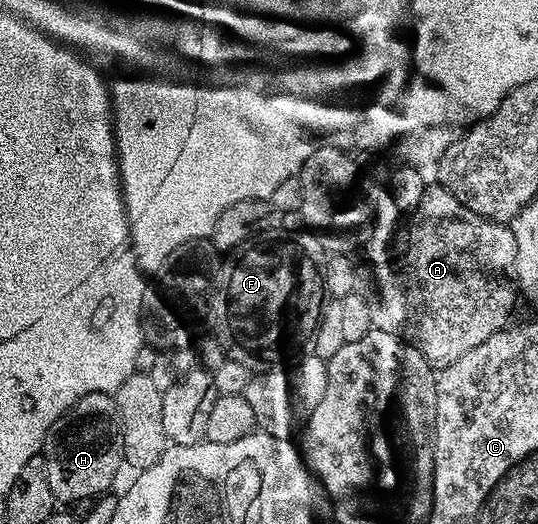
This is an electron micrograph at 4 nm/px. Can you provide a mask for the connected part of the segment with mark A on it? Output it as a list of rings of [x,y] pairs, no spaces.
[[[431,184],[424,191],[424,199],[415,207],[410,221],[410,242],[402,258],[389,263],[378,263],[360,277],[360,292],[368,303],[368,315],[372,315],[374,328],[388,331],[401,341],[420,351],[422,358],[435,370],[441,371],[460,355],[480,347],[499,329],[507,328],[510,312],[514,309],[516,281],[512,276],[516,263],[516,239],[509,224],[490,221],[476,215],[456,195],[440,184]]]

